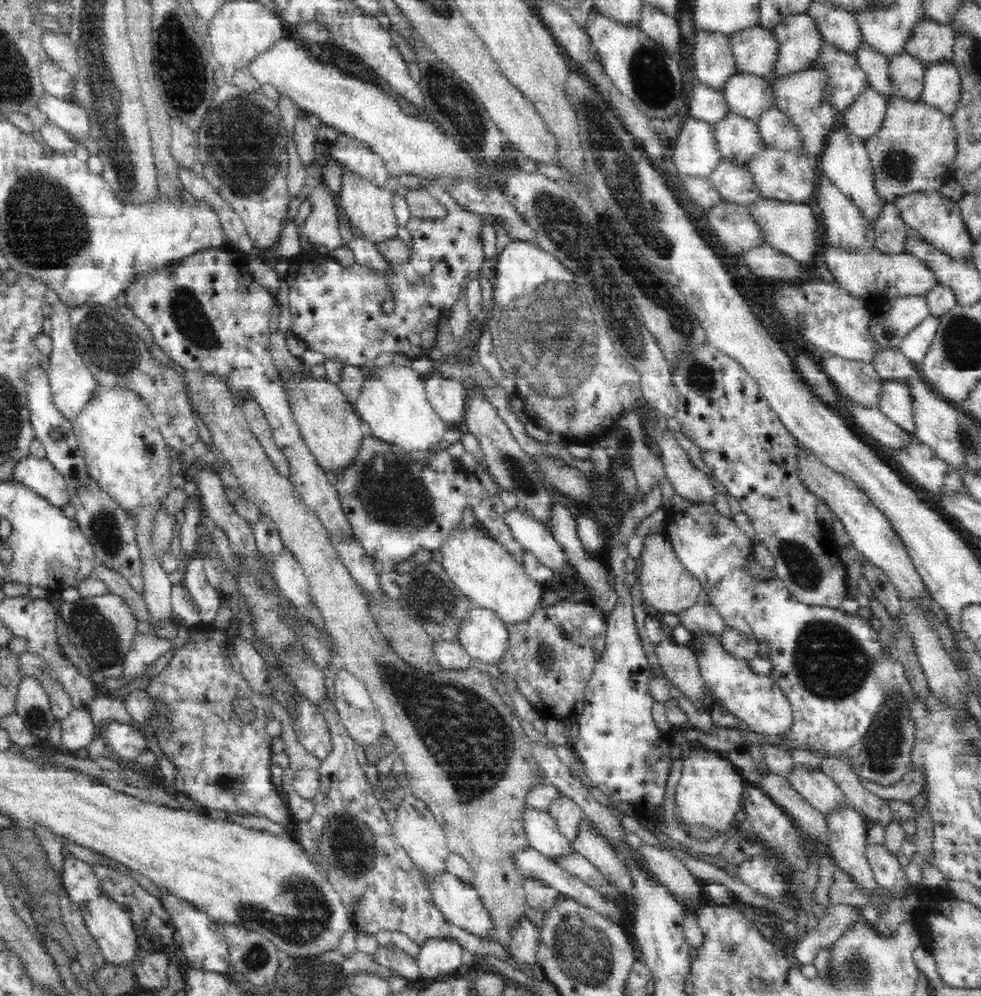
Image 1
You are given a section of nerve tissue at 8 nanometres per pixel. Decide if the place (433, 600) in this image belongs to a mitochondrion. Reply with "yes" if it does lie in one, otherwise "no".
yes

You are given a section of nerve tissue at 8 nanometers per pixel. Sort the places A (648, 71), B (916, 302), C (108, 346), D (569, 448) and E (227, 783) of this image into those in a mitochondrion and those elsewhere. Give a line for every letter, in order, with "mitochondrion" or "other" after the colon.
A: mitochondrion
B: other
C: mitochondrion
D: other
E: mitochondrion

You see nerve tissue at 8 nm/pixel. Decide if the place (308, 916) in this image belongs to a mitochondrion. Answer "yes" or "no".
yes

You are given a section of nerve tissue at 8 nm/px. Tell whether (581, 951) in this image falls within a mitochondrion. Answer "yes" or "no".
yes

